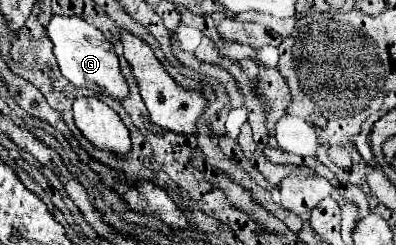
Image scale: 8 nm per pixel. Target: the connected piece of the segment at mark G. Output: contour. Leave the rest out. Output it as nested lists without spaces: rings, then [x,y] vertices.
[[[52,16],[46,26],[46,36],[52,42],[54,56],[58,60],[60,72],[68,78],[74,86],[90,88],[98,94],[106,94],[114,100],[124,100],[128,96],[128,84],[120,72],[118,56],[106,36],[94,28],[92,24],[84,22],[78,16]]]

